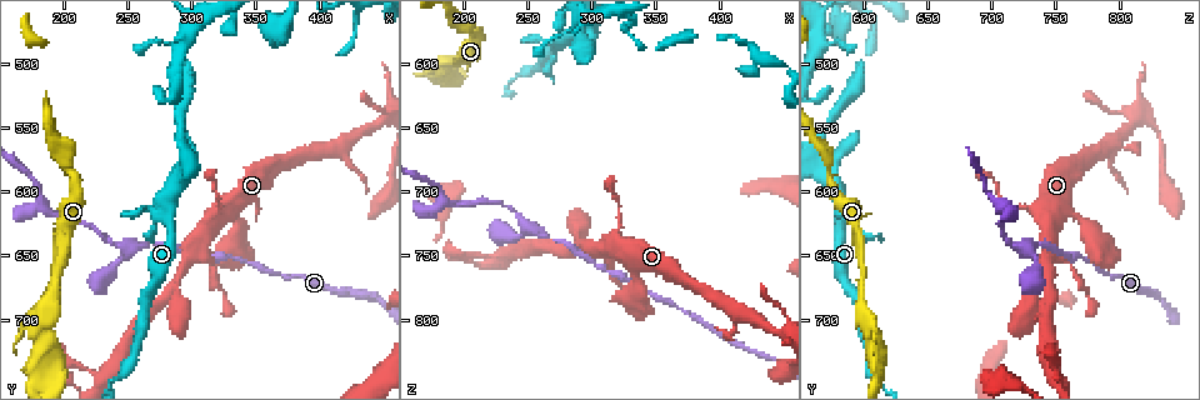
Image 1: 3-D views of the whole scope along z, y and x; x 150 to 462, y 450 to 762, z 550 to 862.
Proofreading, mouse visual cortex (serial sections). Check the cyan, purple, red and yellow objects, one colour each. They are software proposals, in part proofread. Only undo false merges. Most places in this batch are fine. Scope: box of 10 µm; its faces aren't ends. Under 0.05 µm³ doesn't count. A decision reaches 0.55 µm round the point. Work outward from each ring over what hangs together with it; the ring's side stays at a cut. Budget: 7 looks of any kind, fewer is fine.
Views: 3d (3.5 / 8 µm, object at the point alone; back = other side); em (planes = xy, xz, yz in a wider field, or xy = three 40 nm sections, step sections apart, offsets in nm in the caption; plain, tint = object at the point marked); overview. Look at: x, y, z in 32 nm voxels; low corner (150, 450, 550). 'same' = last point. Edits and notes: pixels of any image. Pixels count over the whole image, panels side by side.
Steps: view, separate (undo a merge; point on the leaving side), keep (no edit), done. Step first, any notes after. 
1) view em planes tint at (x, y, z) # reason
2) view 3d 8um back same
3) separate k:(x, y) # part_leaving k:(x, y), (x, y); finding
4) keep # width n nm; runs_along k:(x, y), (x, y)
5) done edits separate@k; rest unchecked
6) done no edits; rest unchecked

view 3d 3.5um at (294, 664, 744) # three-way junction

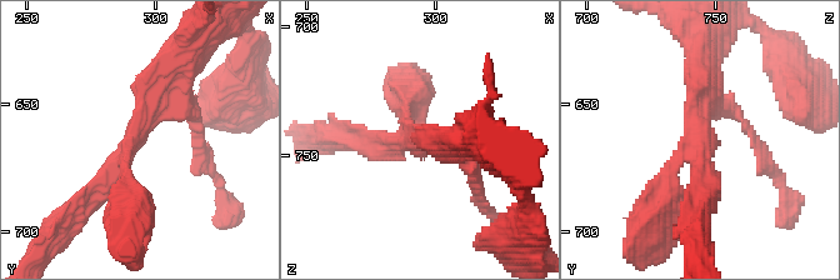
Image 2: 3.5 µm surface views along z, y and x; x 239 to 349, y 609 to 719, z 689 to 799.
view em xy step 1 tint at (293, 663, 745)

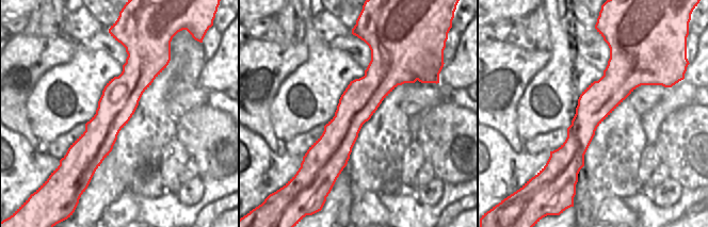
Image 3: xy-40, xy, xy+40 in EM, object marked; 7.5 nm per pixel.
keep # arm_widths 200, 300, 350 nm; runs_along 3:(372, 44), (376, 83), (332, 178); all the same cell

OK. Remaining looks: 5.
view 3d 3.5um at (208, 734, 750) # a narrow waist

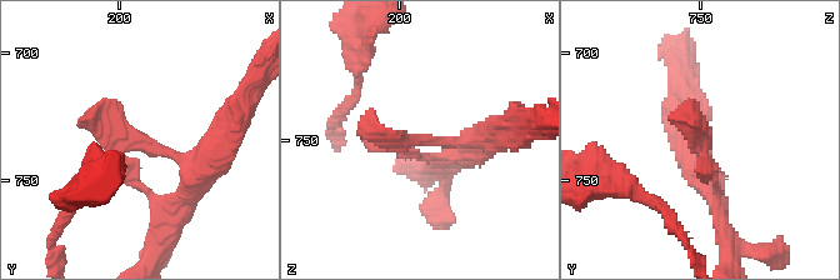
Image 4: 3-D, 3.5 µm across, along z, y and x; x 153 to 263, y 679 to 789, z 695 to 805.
view em xy step 3 tint at (208, 735, 751)

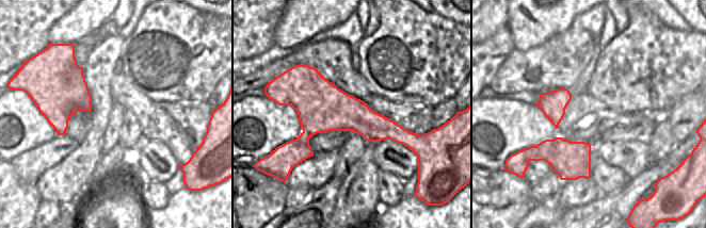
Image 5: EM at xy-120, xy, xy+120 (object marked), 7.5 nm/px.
keep # runs_along 5:(283, 102), (317, 101), (419, 137); one cell here

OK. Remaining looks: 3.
view 3d 3.5um at (184, 724, 610)

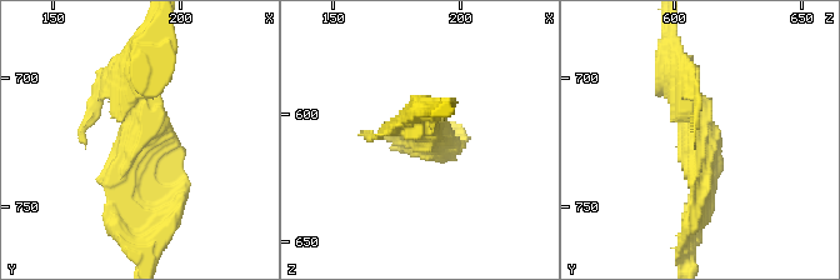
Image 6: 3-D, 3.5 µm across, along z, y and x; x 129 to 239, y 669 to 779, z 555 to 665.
view em xy step 3 tint at (184, 725, 611)

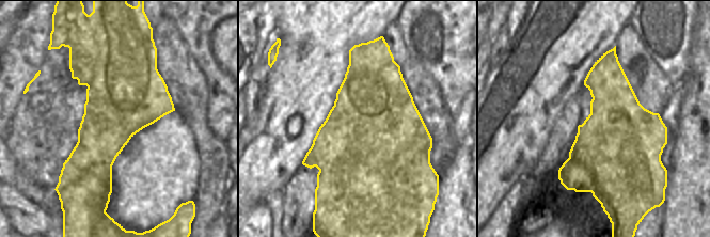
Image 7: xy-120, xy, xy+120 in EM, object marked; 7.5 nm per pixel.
keep # runs_along 6:(669, 70), (695, 111), (701, 211); one cell here

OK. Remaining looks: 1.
done no edits; rest unchecked

